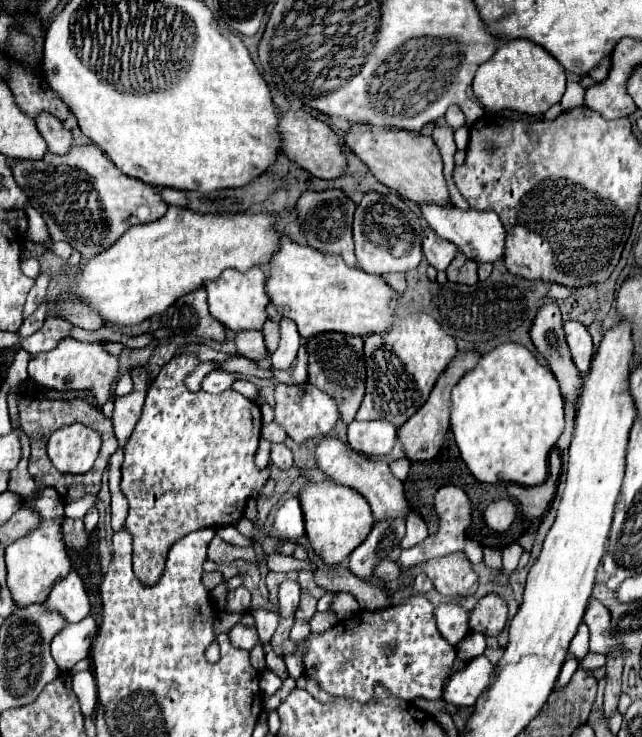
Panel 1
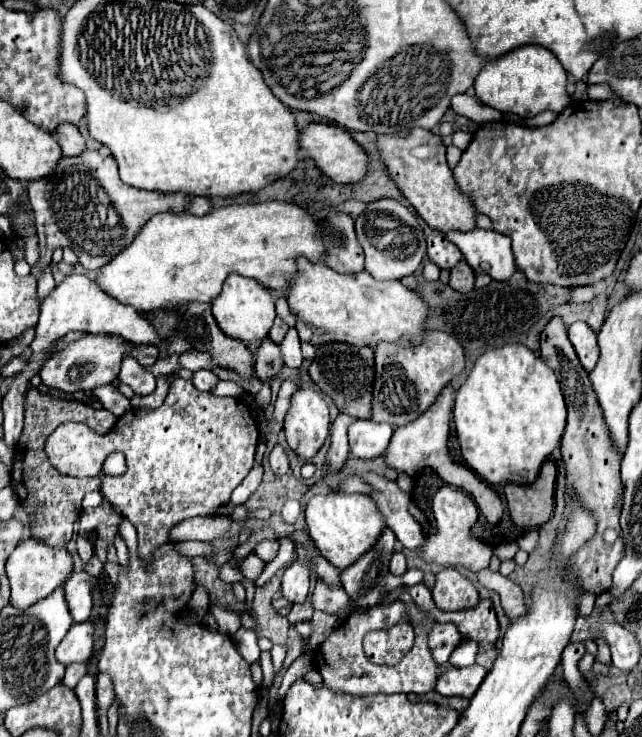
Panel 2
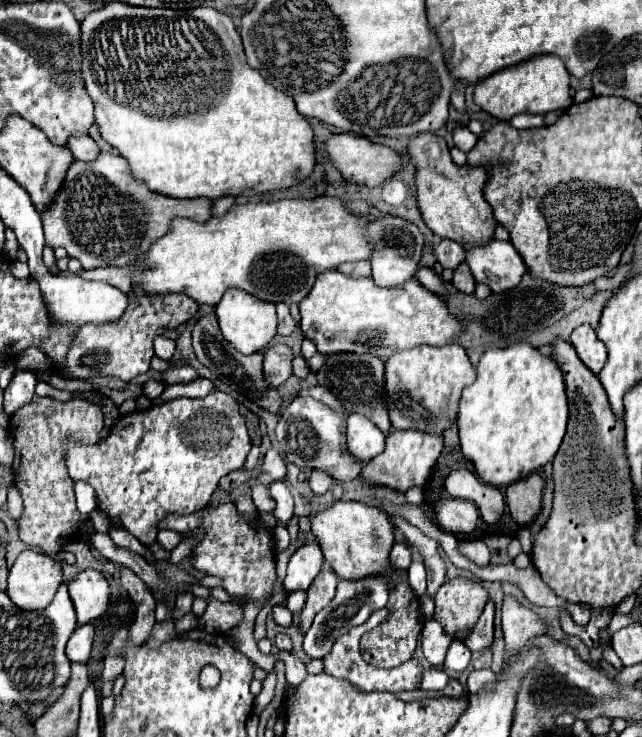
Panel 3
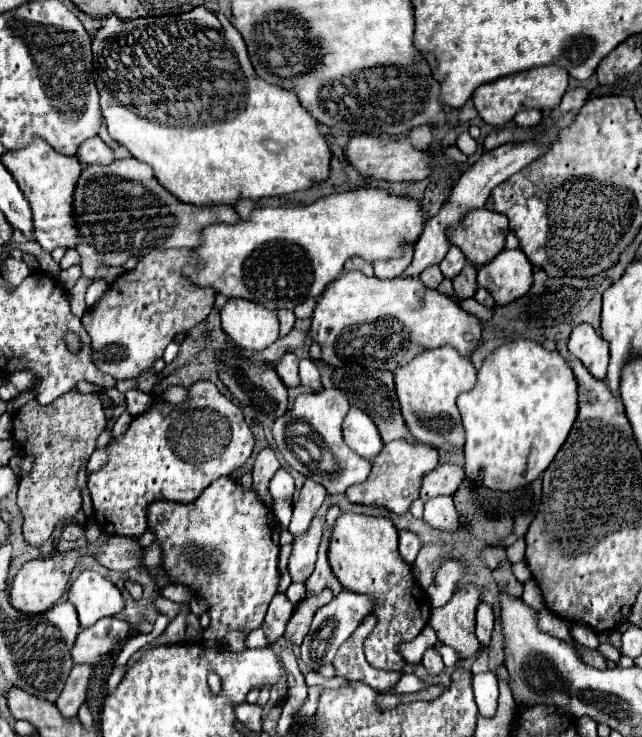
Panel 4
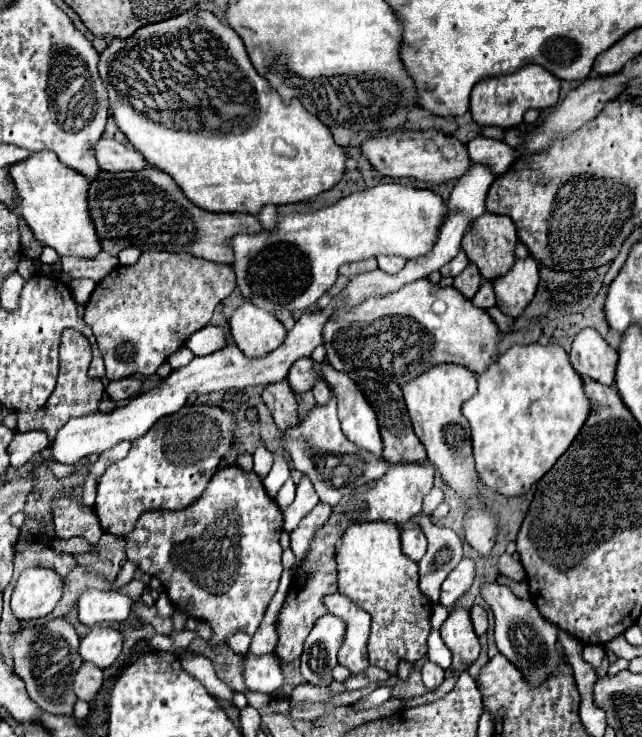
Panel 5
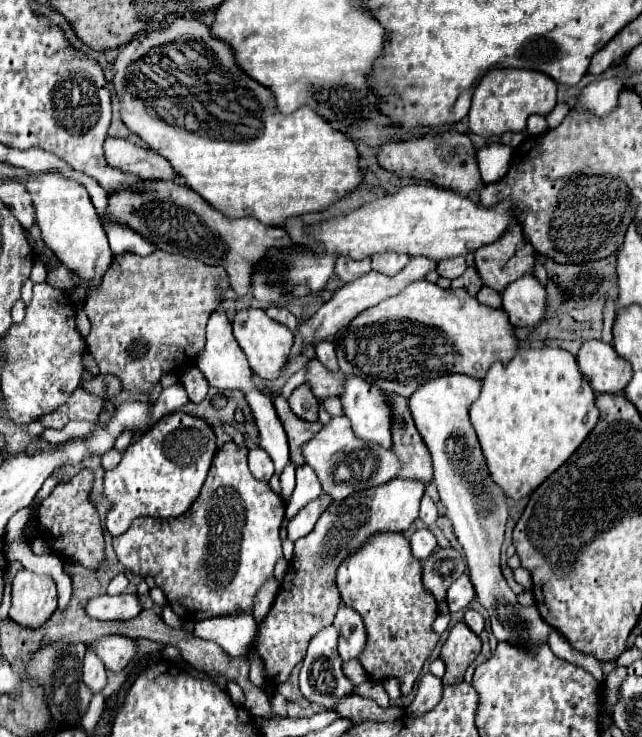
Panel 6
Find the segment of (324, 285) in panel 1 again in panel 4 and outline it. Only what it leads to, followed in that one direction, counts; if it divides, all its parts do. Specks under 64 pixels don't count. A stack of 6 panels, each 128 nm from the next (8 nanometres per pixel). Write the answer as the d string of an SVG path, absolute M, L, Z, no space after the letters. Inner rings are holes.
M350 270L332 280L316 298L310 338L320 344L326 364L358 362L380 370L396 370L400 362L406 364L424 348L452 346L462 356L470 356L480 344L480 320L464 312L454 298L426 288L416 276L380 280Z

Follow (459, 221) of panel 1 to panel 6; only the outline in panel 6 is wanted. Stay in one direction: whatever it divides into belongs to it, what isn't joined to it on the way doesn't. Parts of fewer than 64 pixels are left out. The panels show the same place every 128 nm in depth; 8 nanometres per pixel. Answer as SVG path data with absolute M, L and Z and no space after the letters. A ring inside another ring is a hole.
M534 274L520 276L518 280L510 282L508 288L504 288L502 292L502 310L508 314L512 326L536 326L544 316L544 306L546 306L546 290L536 280Z

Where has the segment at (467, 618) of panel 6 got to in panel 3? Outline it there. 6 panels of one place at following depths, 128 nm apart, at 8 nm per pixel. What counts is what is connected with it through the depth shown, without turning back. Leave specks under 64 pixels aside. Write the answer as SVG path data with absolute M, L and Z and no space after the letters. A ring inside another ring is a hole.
M488 600L482 616L476 622L476 626L468 632L468 636L462 638L462 642L472 652L480 652L480 650L490 648L492 640L494 640L494 602Z

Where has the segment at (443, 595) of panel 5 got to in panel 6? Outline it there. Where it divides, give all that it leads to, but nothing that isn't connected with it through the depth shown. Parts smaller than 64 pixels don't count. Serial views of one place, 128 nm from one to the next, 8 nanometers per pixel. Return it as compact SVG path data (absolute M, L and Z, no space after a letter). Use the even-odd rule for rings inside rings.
M462 574L458 580L454 580L448 588L448 596L446 596L446 602L448 602L448 608L450 612L458 612L462 608L466 608L472 598L474 598L474 586L468 578L468 574Z

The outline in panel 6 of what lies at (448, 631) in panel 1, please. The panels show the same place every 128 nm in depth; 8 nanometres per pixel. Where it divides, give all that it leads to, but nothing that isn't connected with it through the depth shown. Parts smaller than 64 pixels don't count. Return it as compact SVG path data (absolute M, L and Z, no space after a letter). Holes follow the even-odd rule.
M430 672L424 674L422 680L420 680L416 698L414 698L414 702L408 706L406 712L408 712L410 716L420 716L420 714L428 712L430 708L434 708L434 706L440 702L442 690L444 690L444 686L442 686L442 680L440 680L438 676L430 674Z

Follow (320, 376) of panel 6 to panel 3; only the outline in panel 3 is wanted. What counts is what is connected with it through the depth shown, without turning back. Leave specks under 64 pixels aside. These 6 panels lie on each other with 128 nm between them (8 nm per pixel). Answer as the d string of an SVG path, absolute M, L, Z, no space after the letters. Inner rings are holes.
M274 344L264 352L264 382L278 388L292 374L292 350L286 344Z

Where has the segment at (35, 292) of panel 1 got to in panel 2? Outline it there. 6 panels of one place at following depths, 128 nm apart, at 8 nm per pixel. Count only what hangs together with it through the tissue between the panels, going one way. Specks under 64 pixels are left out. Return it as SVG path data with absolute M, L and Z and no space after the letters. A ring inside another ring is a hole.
M84 150L74 158L60 158L50 176L30 180L26 184L30 206L36 218L40 244L40 260L32 268L32 276L40 280L44 268L52 262L54 248L84 248L84 268L98 270L116 252L132 242L132 236L160 212L184 212L188 196L182 192L146 192L124 184L118 176L118 166L112 156L98 150ZM102 198L102 210L100 200ZM102 218L102 220L100 220Z

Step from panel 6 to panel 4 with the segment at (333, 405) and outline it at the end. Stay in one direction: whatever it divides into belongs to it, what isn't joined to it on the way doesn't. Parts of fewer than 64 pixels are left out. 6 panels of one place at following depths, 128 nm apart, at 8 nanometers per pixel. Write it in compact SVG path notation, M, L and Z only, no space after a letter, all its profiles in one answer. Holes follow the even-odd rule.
M300 360L300 384L310 386L312 390L320 388L320 374L312 360Z

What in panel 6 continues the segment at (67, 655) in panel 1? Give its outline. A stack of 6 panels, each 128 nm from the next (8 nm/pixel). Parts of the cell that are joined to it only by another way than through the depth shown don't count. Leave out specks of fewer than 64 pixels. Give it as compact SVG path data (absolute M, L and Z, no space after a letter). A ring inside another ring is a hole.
M102 636L90 646L96 652L96 656L104 662L104 666L114 672L120 672L136 654L134 640L126 636Z

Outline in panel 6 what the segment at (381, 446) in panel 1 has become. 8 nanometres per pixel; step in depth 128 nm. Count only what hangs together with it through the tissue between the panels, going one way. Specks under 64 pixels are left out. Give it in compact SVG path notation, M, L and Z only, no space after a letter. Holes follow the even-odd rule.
M320 342L316 344L316 358L334 374L342 374L342 370L338 368L338 360L336 360L336 352L334 352L334 344L332 342ZM342 378L344 390L340 394L340 402L344 416L352 424L352 432L362 440L390 448L390 408L384 404L384 392L376 386L370 386L362 378Z

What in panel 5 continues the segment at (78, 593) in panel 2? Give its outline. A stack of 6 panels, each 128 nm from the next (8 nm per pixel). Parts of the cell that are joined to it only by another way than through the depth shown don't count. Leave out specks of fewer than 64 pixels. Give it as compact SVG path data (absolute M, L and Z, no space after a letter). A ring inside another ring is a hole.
M86 588L78 596L78 620L86 626L100 622L122 622L130 616L132 600L118 590Z

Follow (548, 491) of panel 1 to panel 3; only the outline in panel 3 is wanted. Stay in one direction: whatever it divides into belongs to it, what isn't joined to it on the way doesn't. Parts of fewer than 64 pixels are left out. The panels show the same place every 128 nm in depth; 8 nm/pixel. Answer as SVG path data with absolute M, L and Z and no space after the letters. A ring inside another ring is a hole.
M538 472L508 486L506 504L516 524L528 526L538 516L542 508L542 490L544 480Z

